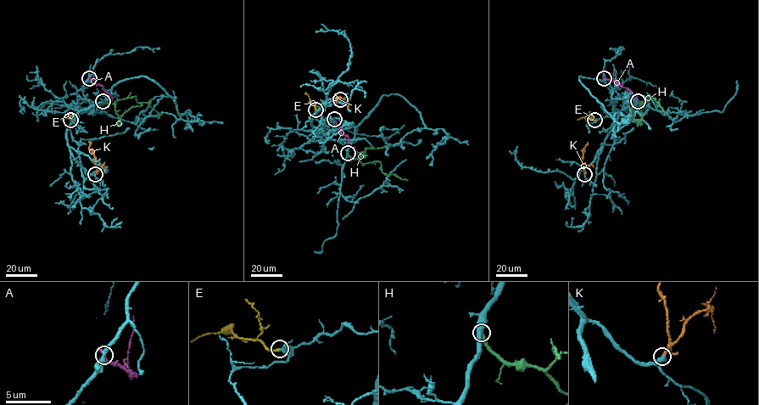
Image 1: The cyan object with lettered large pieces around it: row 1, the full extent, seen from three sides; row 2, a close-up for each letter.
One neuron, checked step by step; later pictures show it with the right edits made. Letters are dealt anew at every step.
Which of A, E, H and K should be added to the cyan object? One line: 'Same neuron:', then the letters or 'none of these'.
Same neuron: H, K

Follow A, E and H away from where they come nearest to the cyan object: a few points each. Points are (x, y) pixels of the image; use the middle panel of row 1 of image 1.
A: (334, 119), (339, 131), (348, 137), (348, 142), (354, 149), (356, 154)
E: (315, 109), (315, 104), (306, 92)
H: (348, 153), (362, 163), (377, 161), (382, 172), (407, 179)

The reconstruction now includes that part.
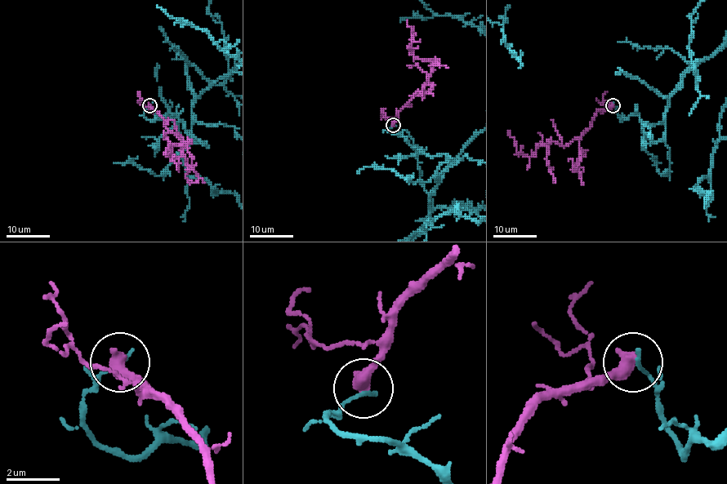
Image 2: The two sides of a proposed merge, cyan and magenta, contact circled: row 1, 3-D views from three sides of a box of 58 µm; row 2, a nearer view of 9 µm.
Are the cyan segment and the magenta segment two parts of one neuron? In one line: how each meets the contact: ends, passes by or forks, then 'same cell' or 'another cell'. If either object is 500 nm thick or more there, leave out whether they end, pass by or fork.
another cell

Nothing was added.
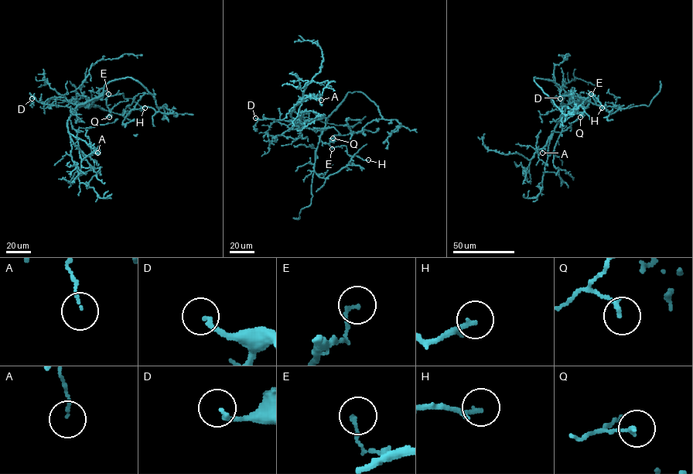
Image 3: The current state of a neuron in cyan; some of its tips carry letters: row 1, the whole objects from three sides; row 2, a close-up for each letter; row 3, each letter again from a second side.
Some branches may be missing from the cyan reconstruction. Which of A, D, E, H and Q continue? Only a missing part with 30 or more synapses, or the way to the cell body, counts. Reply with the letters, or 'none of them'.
D

